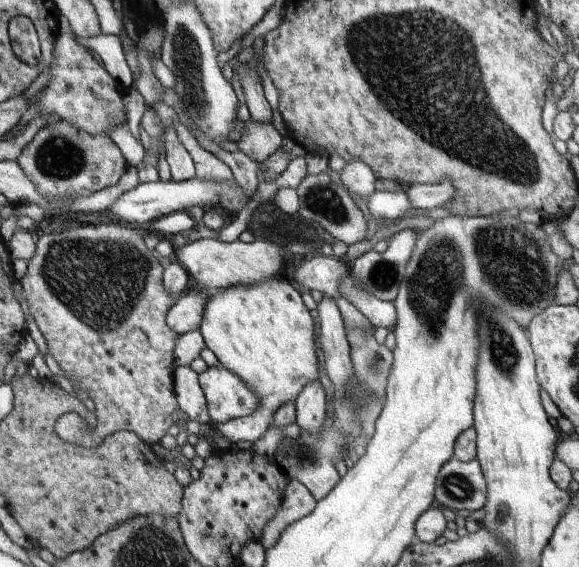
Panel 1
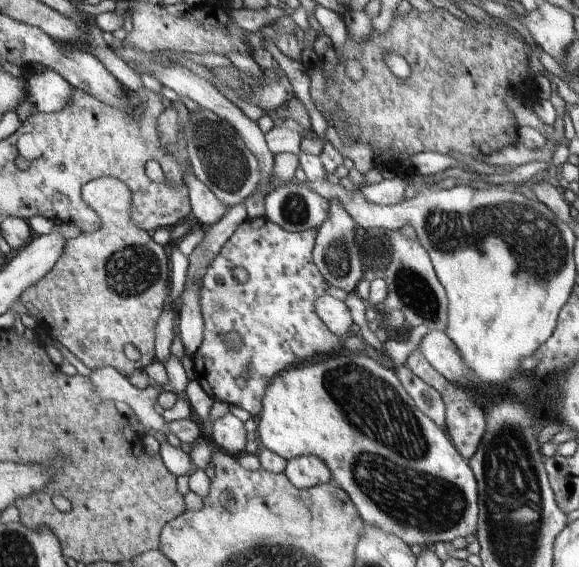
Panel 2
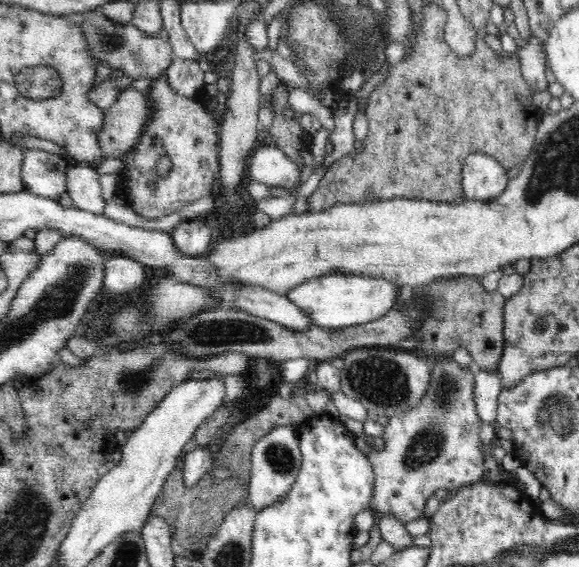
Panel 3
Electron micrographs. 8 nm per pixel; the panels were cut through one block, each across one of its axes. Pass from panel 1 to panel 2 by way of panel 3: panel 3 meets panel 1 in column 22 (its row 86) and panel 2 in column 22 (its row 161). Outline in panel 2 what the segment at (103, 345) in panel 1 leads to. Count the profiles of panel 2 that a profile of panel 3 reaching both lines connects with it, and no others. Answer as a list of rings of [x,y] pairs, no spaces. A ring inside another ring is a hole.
[[[141,228],[109,236],[103,230],[81,232],[69,238],[63,248],[61,260],[33,286],[27,286],[19,298],[29,314],[47,330],[53,342],[63,344],[85,368],[111,366],[125,380],[133,372],[145,372],[155,362],[155,322],[163,306],[173,304],[173,266],[169,246],[159,246],[151,238],[153,234]]]

